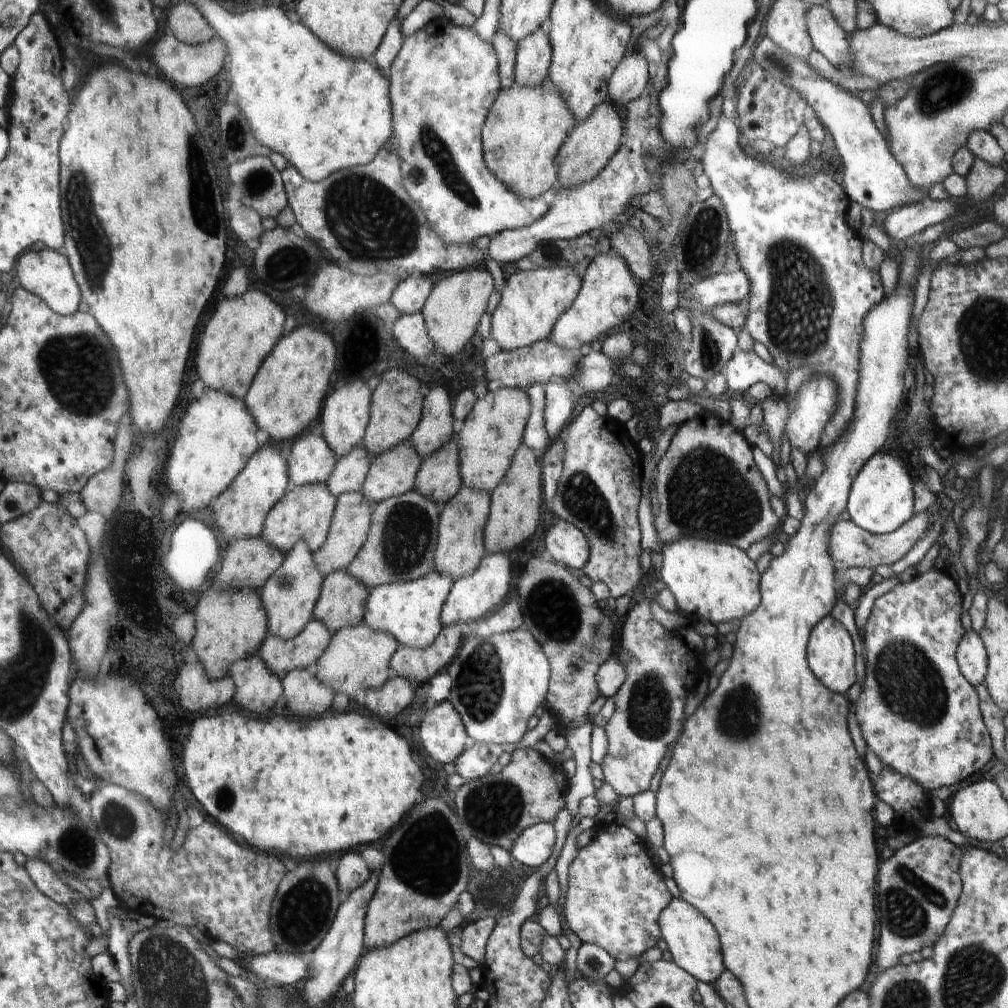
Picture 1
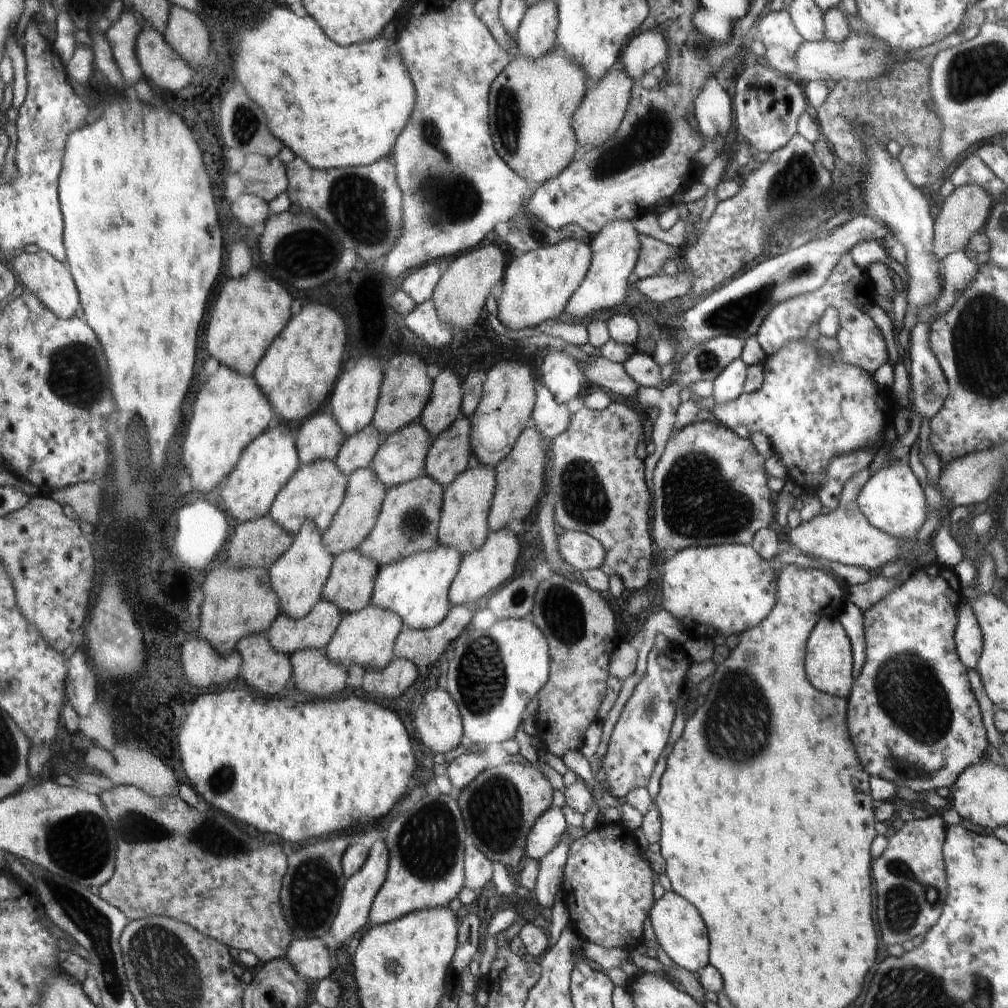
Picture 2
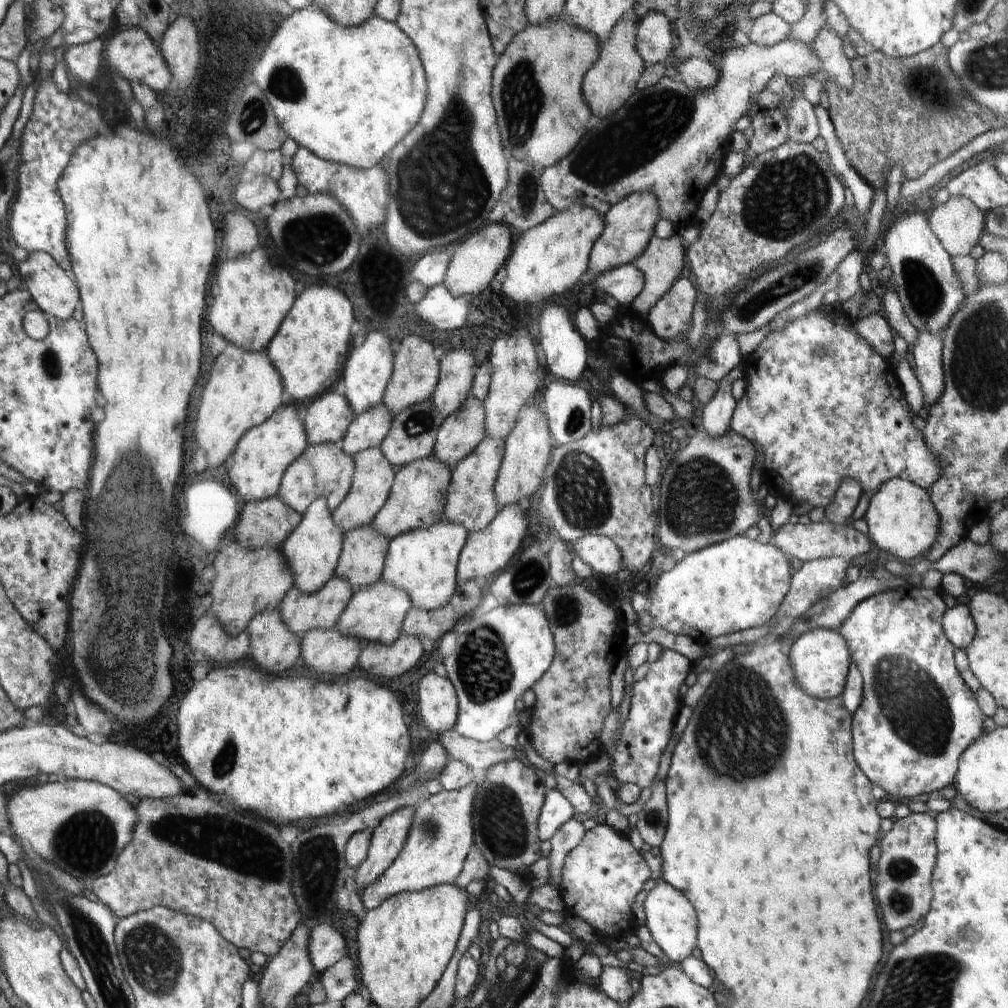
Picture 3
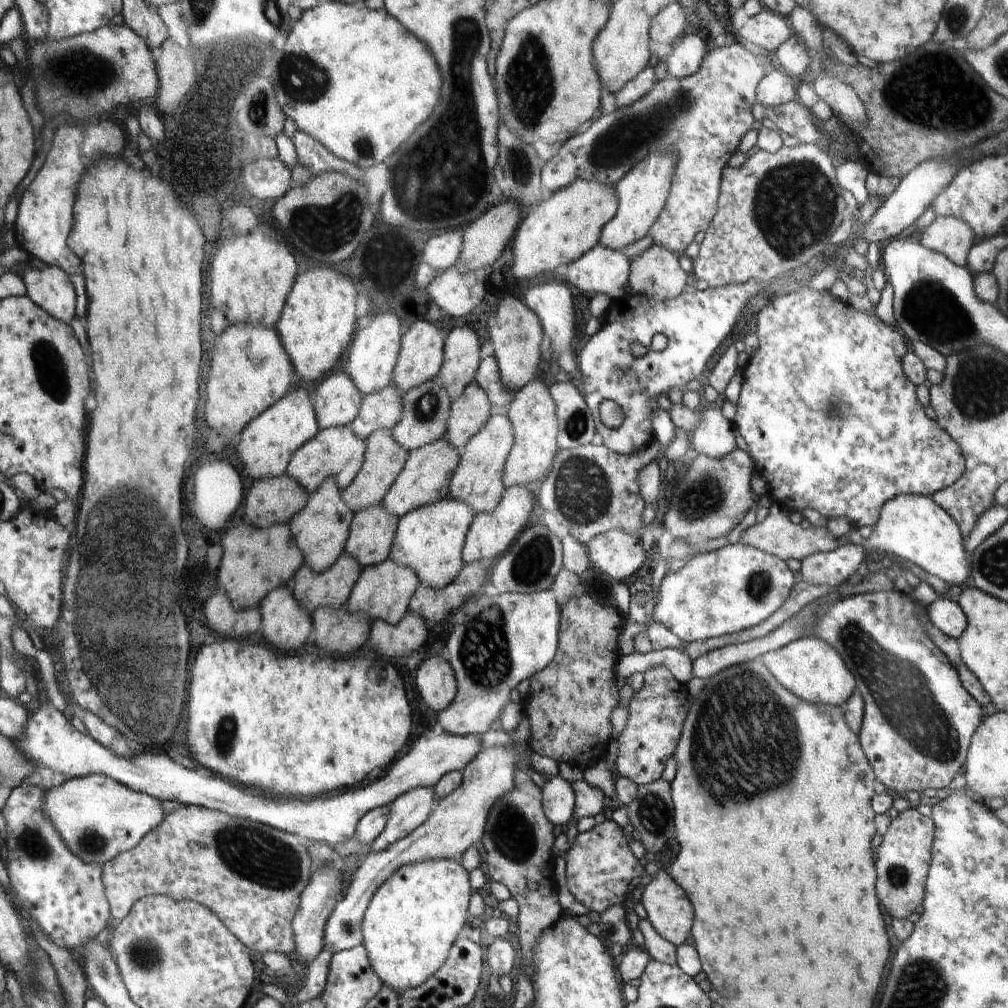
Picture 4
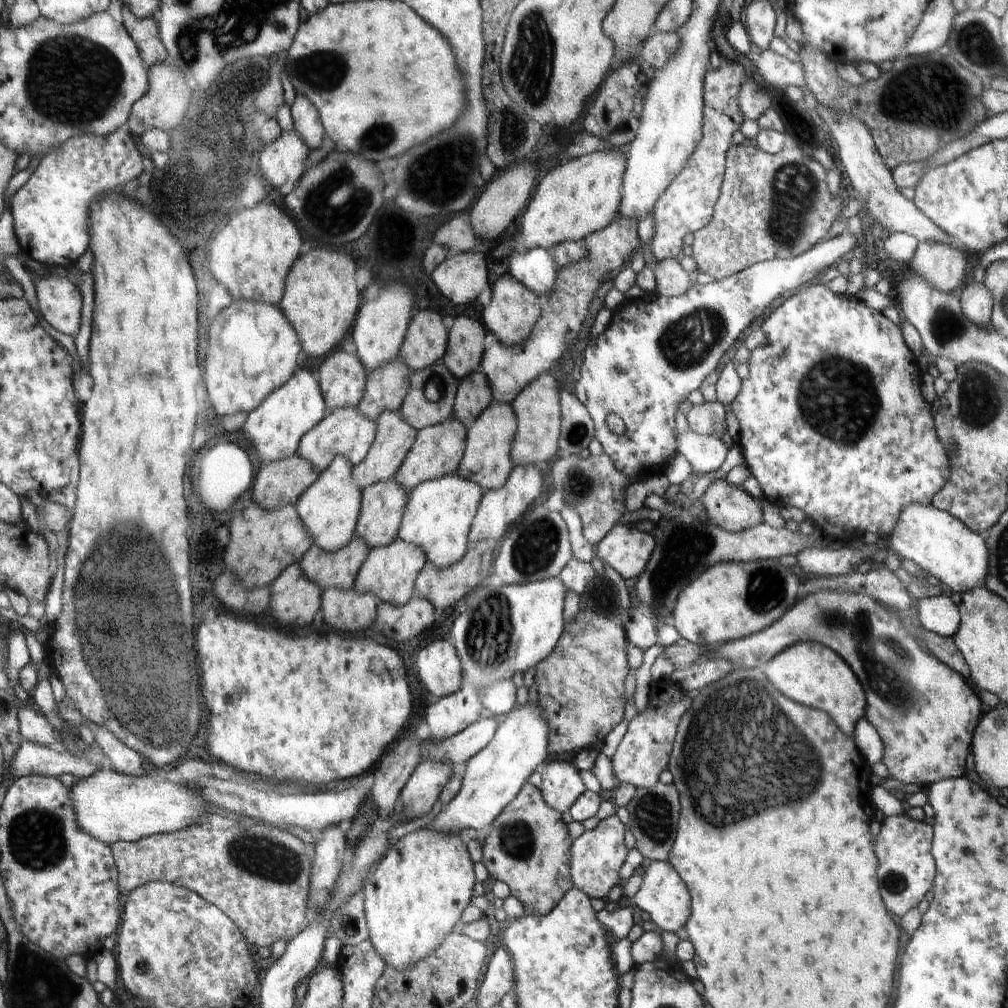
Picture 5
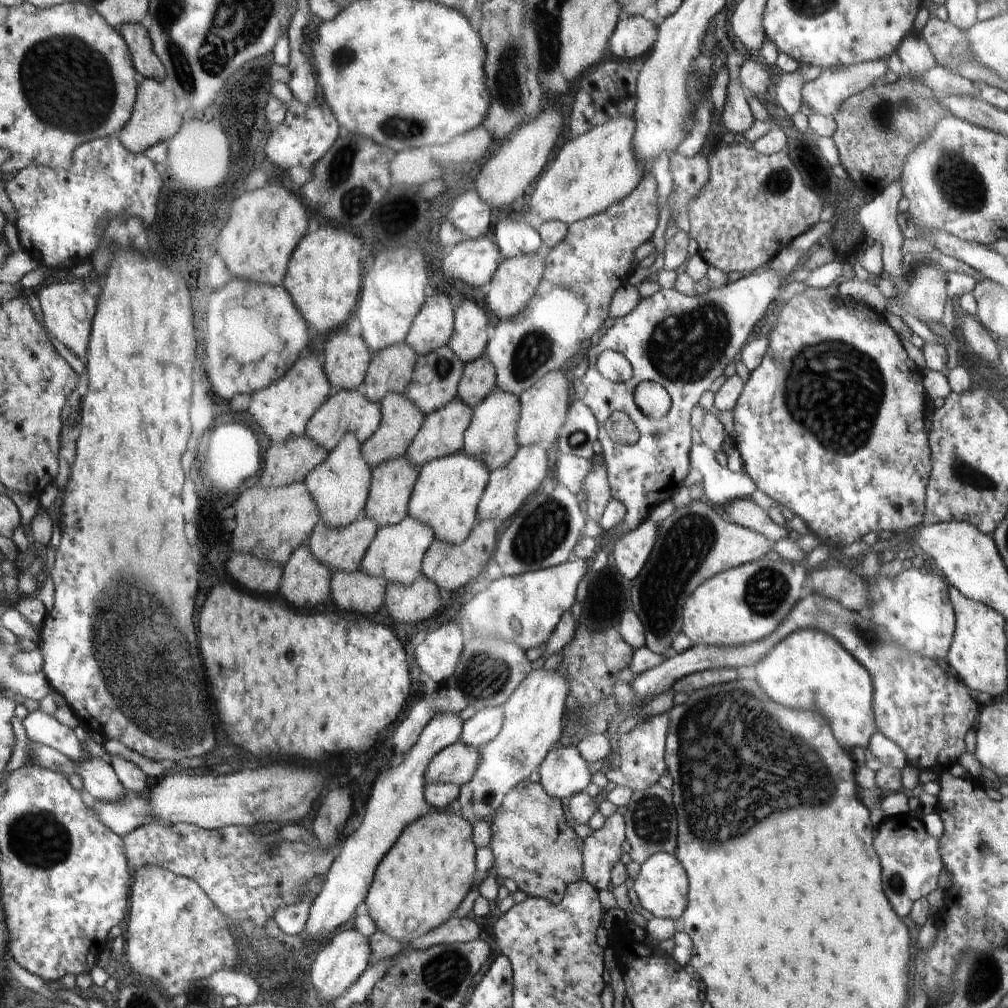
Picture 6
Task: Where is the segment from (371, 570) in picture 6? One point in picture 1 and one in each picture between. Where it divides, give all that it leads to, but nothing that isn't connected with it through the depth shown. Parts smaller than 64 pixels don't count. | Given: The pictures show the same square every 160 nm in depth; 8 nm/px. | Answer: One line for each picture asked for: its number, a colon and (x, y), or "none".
1: (357, 658)
2: (367, 637)
3: (375, 614)
4: (383, 591)
5: (389, 573)

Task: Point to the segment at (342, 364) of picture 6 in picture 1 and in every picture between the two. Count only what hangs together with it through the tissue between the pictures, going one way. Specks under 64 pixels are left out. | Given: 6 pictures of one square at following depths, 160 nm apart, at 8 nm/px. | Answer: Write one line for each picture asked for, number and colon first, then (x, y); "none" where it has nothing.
1: (311, 461)
2: (320, 438)
3: (327, 420)
4: (338, 400)
5: (342, 378)

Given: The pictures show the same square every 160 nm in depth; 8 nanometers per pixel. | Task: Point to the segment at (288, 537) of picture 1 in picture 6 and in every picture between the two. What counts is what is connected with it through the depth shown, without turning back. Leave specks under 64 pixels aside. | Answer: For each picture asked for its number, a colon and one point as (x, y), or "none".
2: (316, 491)
3: (325, 470)
4: (337, 452)
5: (345, 432)
6: (345, 412)

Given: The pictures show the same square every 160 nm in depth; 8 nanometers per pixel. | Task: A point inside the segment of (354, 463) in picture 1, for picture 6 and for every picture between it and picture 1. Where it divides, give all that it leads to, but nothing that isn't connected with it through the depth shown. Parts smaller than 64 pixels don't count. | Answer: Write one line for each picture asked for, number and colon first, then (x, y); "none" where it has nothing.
2: (357, 451)
3: (369, 429)
4: (381, 410)
5: (385, 389)
6: (390, 371)

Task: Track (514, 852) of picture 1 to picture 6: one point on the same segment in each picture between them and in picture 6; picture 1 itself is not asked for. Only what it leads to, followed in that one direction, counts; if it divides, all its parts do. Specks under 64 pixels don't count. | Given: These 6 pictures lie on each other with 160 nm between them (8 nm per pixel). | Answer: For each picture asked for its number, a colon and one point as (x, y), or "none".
2: (546, 832)
3: (556, 810)
4: (558, 796)
5: (561, 785)
6: (563, 773)

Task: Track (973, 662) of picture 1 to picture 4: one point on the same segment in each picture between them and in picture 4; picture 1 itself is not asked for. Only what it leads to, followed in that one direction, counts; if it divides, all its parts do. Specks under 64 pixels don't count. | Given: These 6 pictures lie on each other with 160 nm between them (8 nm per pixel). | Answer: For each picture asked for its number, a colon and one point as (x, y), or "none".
2: (968, 638)
3: (959, 626)
4: (944, 614)

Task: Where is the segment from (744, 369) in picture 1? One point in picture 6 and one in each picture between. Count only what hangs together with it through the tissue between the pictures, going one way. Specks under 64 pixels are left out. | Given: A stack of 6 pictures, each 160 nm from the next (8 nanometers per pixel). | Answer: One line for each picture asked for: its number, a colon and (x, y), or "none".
2: (728, 384)
3: (716, 416)
4: (714, 436)
5: (705, 454)
6: (721, 485)

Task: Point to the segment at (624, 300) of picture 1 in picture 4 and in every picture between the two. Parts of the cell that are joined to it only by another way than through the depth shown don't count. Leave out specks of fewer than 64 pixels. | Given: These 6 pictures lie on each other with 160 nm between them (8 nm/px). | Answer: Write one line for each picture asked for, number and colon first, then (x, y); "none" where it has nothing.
2: (607, 283)
3: (628, 226)
4: (642, 193)

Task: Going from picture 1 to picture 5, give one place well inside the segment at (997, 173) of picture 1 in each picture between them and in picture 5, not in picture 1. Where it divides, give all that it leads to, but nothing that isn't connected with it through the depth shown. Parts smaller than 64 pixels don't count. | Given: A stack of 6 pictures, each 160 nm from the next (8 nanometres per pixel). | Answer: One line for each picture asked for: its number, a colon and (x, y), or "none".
2: (964, 212)
3: (958, 224)
4: (952, 235)
5: (943, 265)

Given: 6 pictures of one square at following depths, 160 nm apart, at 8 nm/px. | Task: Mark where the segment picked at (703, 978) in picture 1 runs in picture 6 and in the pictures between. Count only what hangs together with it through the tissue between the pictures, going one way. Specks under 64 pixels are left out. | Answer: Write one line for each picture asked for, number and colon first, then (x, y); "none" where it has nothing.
2: (679, 930)
3: (671, 918)
4: (669, 911)
5: (663, 894)
6: (662, 885)

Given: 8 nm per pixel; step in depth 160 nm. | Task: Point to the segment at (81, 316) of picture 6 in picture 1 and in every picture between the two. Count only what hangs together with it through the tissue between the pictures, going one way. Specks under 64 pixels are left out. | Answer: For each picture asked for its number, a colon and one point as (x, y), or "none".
1: (46, 273)
2: (40, 272)
3: (53, 291)
4: (50, 288)
5: (59, 301)

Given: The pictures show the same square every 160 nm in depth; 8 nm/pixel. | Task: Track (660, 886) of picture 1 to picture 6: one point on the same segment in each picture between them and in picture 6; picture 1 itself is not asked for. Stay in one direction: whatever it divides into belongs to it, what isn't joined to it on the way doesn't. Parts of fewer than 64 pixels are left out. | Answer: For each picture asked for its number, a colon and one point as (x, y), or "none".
2: (607, 884)
3: (601, 877)
4: (599, 868)
5: (596, 856)
6: (601, 851)

